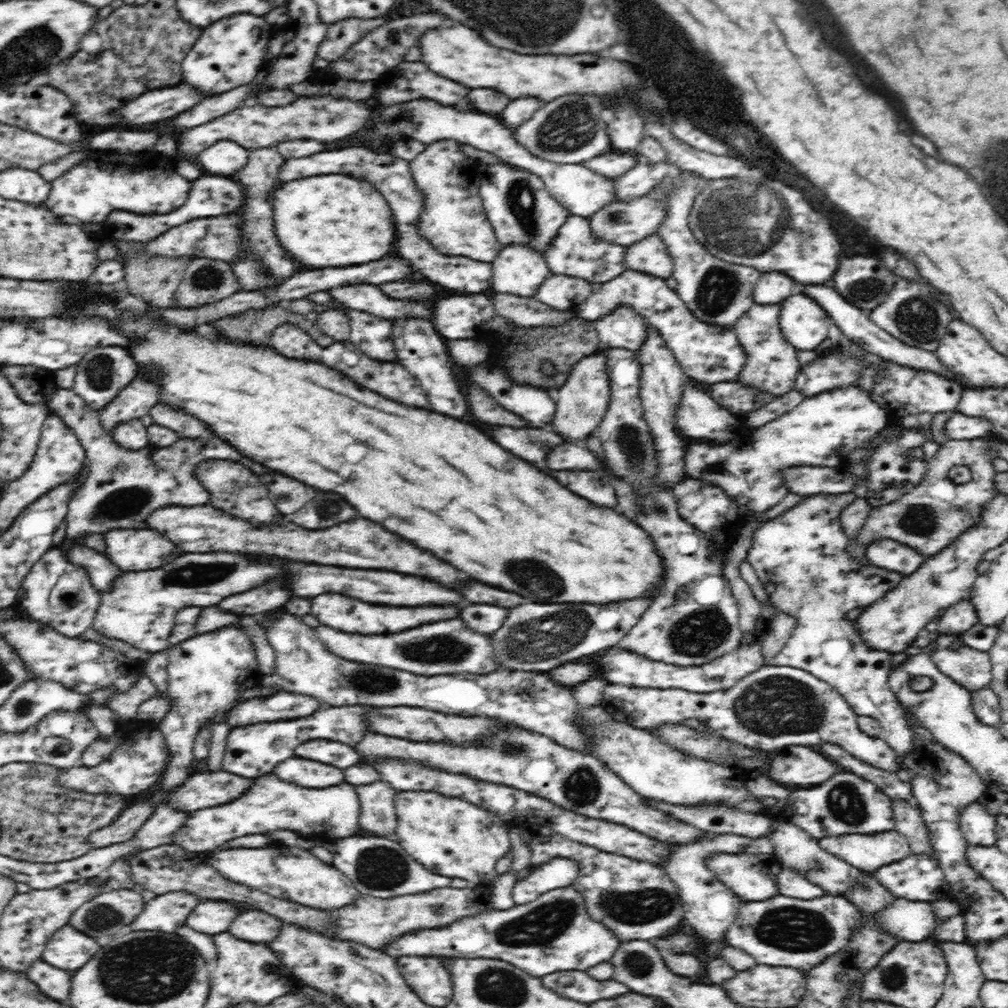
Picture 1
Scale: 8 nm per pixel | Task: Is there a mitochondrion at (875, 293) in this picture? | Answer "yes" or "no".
yes

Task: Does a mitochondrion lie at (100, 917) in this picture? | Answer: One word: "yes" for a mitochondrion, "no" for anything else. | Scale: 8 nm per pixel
yes

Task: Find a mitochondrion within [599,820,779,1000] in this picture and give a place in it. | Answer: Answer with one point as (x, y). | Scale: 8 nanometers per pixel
(638, 964)

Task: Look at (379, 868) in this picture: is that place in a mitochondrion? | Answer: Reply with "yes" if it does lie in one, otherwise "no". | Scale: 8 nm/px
yes

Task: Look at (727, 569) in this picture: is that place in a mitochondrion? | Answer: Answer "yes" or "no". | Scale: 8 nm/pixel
no

